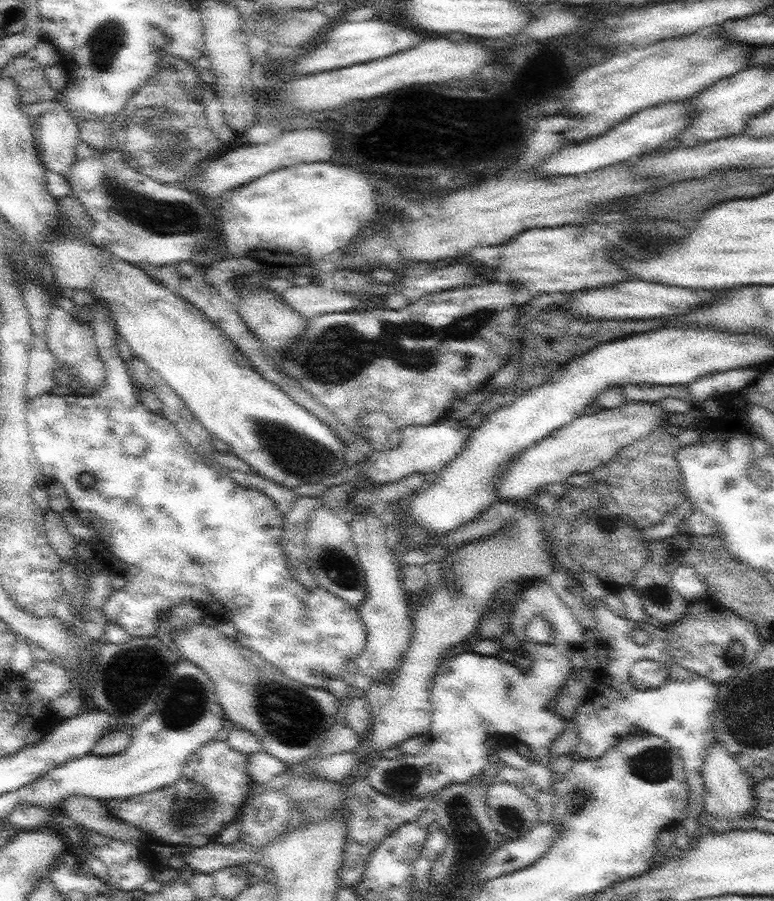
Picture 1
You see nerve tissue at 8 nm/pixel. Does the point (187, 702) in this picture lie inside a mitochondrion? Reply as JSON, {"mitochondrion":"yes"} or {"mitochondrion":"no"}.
{"mitochondrion":"yes"}

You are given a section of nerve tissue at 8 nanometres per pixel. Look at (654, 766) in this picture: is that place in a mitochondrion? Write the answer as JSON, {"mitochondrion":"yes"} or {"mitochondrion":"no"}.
{"mitochondrion":"yes"}

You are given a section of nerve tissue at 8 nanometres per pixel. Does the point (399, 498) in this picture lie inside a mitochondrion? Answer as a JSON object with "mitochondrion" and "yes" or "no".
{"mitochondrion":"no"}

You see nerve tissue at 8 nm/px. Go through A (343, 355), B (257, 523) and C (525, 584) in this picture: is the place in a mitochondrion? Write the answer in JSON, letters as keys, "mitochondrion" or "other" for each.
{"A":"mitochondrion","B":"other","C":"other"}

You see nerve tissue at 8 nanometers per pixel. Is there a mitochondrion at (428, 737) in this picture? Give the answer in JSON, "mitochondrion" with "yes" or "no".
{"mitochondrion":"no"}

